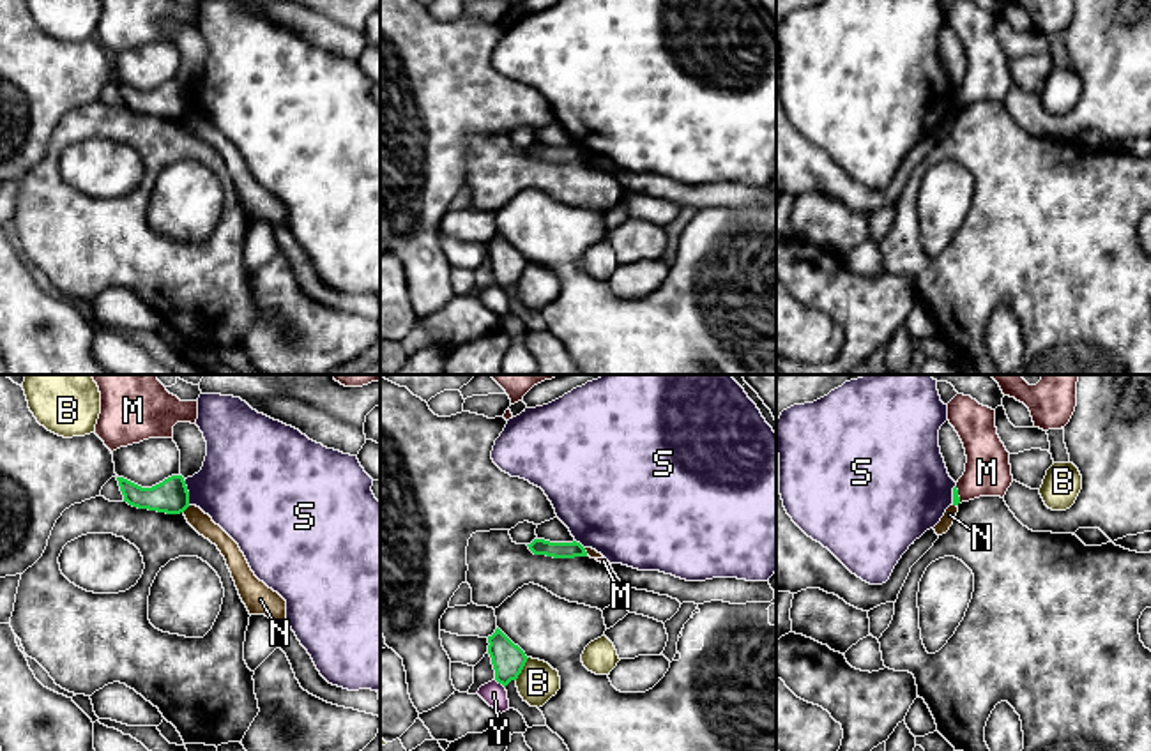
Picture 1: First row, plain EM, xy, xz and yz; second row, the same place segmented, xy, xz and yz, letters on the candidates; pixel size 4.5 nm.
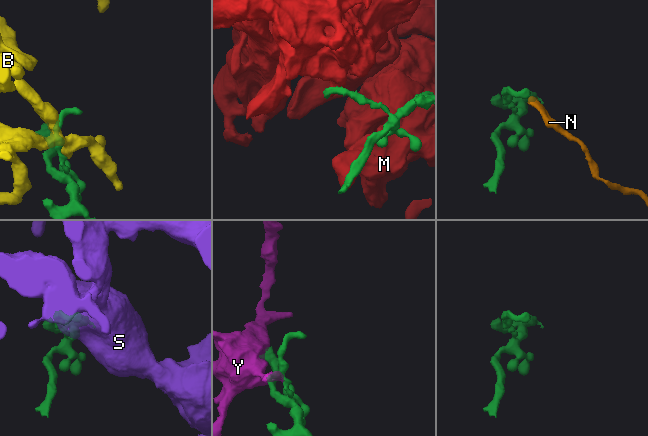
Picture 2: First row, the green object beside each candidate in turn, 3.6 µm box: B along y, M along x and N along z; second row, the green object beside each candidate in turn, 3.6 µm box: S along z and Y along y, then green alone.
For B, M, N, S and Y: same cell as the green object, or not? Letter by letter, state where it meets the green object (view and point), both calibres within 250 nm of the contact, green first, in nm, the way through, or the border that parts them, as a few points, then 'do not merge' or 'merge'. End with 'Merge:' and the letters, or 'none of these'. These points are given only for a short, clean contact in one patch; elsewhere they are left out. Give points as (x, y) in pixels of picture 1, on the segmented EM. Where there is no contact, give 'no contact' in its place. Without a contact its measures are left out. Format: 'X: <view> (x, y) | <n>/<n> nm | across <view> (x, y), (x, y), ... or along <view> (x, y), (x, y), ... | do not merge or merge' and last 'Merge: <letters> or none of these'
B: xz (522, 668) | 150/180 nm | along xz (529, 658), (515, 679) | do not merge
M: yz (957, 495) | 30/200 nm | along yz (955, 486), (960, 502) | do not merge
N: xy (186, 508) | 160/90 nm | along xy (190, 506), (182, 511) | do not merge
S: xy (188, 492) | 160/400 nm | along xy (182, 479), (190, 504) | do not merge
Y: xz (501, 682) | 150/110 nm | along xz (495, 679), (504, 688) | do not merge
Merge: none of these

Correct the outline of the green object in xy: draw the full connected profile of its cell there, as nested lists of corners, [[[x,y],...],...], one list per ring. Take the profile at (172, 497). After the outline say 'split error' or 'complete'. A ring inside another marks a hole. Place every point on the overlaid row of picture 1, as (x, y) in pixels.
[[[172,475],[152,488],[141,488],[117,477],[124,502],[138,509],[180,514],[189,507],[189,491],[182,475]]] | complete

